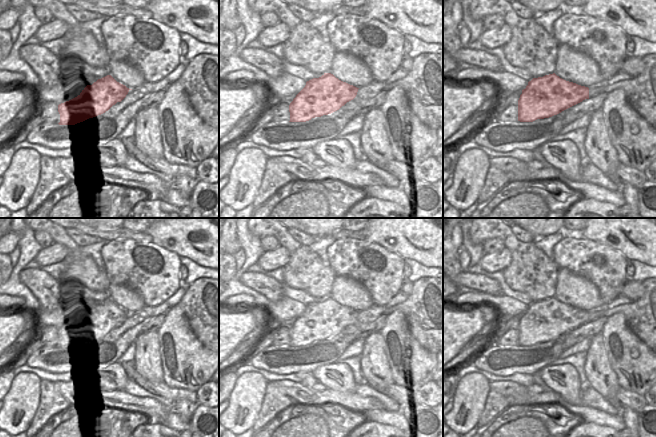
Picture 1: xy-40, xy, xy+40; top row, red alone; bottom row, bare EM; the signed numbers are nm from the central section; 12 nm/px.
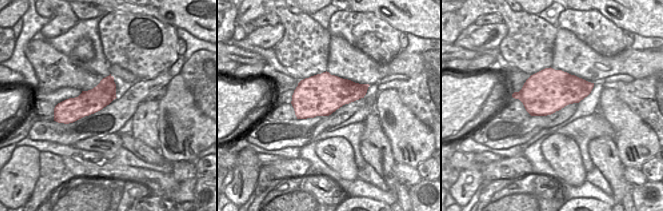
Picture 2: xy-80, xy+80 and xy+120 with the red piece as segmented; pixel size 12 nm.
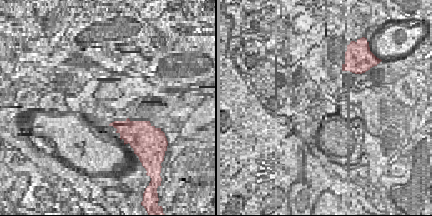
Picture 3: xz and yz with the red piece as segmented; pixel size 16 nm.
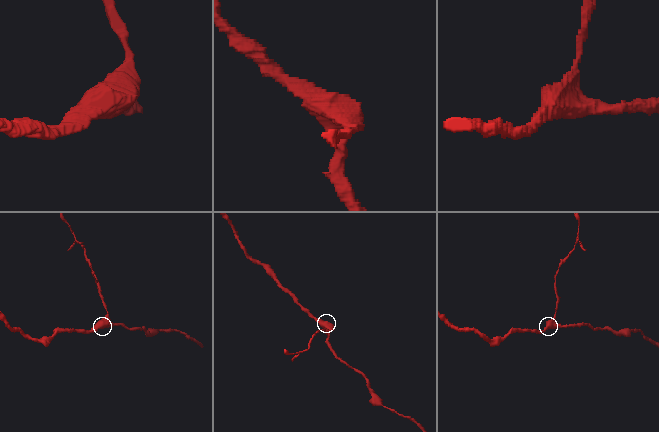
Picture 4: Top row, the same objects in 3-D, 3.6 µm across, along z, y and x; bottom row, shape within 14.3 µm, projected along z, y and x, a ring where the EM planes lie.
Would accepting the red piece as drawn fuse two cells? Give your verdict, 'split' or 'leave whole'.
split

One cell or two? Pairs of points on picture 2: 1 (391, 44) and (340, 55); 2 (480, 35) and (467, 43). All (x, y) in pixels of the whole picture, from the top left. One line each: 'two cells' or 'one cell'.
1: two cells
2: two cells

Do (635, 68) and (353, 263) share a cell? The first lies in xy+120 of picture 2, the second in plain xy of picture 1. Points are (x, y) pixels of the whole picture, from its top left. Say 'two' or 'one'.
two

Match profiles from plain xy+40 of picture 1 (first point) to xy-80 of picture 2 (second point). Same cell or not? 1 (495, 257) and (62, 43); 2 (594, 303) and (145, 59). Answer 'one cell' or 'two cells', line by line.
1: two cells
2: two cells

